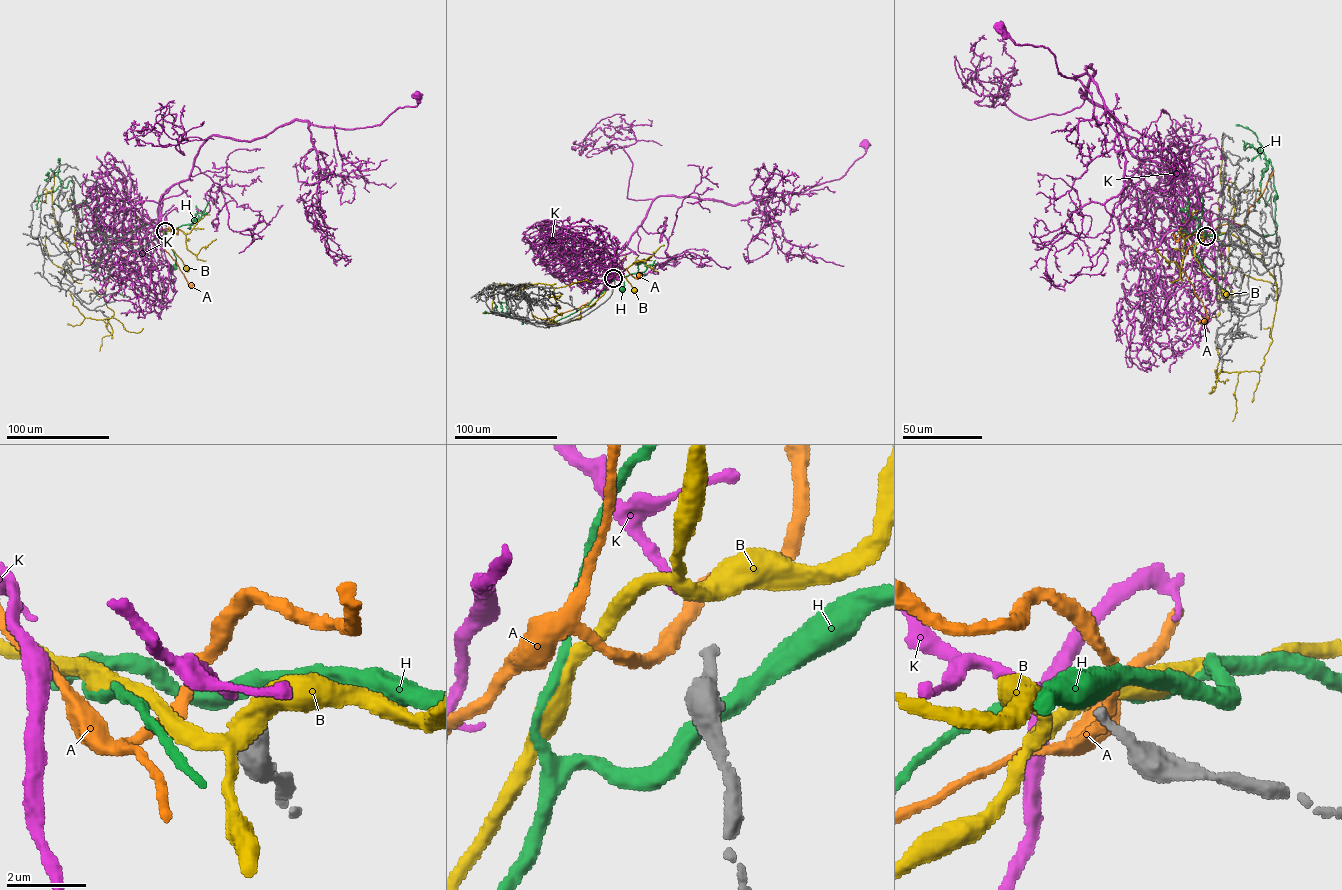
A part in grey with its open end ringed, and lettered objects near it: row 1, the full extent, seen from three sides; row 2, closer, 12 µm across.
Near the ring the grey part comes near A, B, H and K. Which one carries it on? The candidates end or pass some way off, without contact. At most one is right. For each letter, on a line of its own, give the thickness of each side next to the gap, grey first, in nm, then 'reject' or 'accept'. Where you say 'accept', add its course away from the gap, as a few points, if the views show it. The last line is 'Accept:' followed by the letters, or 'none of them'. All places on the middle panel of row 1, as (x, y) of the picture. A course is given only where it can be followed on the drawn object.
A: 280 nm thick on the grey side, 320 nm on the other; reject
B: 280 nm thick on the grey side, 480 nm on the other; reject
H: 280 nm thick on the grey side, 400 nm on the other; reject
K: 280 nm thick on the grey side, 280 nm on the other; accept; it runs (613, 276), (607, 266), (658, 196), (737, 205), (776, 192), (802, 192), (840, 179), (864, 154), (864, 145)
Accept: K

